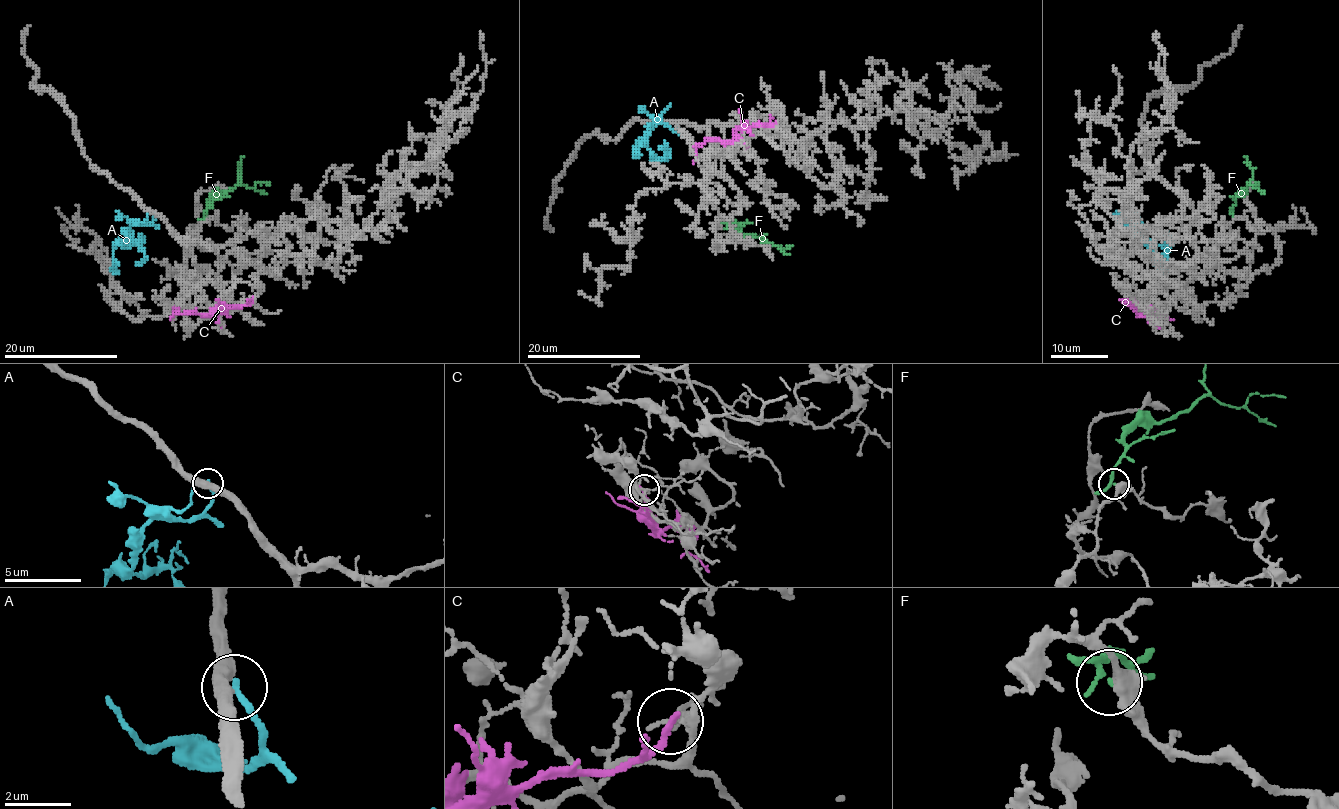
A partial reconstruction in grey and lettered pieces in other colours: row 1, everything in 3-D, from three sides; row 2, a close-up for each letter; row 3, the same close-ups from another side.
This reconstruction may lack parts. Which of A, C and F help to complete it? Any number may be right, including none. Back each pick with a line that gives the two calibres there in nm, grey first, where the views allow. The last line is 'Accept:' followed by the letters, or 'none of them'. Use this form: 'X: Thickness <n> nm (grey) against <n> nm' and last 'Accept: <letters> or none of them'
Accept: none of them

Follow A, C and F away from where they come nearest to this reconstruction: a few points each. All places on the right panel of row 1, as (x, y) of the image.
A: (1134, 211), (1138, 219), (1137, 224), (1131, 224), (1137, 226), (1147, 243), (1167, 246), (1169, 243), (1158, 264)
C: (1134, 297), (1137, 310), (1167, 315), (1172, 320)
F: (1236, 216), (1232, 209), (1236, 199), (1248, 184), (1253, 187), (1259, 184), (1256, 184)

